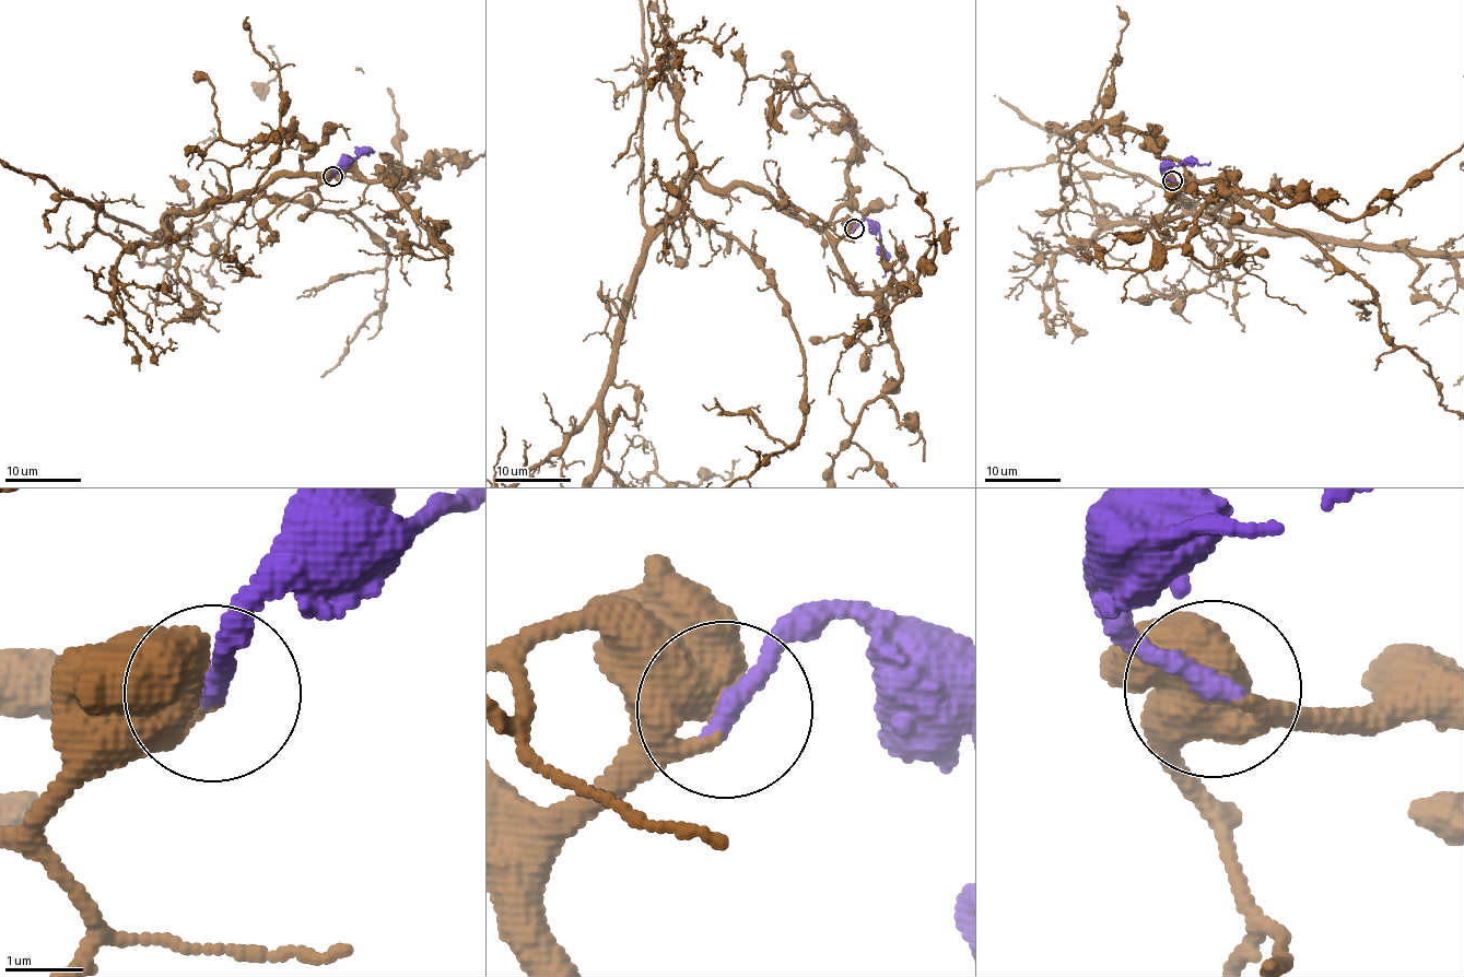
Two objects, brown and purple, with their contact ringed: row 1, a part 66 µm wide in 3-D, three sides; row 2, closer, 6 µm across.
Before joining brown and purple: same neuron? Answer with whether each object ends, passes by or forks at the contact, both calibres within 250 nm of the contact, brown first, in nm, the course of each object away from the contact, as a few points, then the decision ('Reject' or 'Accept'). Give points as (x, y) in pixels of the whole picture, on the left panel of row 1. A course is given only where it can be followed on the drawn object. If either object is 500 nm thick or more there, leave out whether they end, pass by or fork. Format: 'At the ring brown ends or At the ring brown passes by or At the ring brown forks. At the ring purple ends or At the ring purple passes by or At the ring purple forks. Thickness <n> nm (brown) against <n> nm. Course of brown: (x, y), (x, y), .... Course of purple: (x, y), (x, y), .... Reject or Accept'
Thickness 550 nm (brown) against 280 nm. Course of purple: (332, 176), (339, 165), (374, 151), (371, 149). Accept

